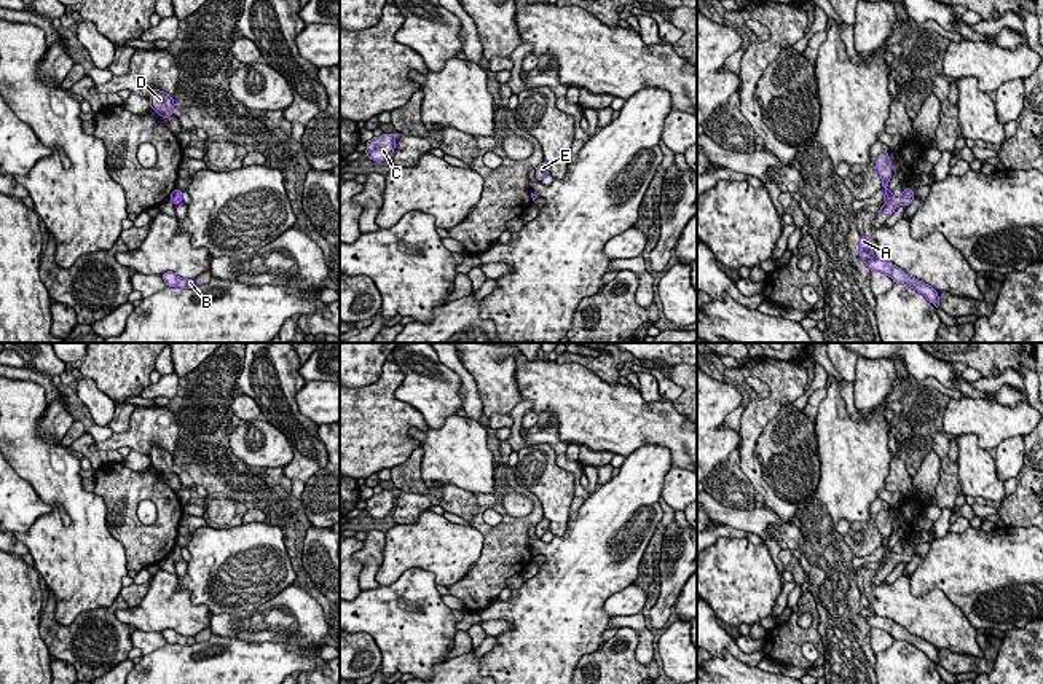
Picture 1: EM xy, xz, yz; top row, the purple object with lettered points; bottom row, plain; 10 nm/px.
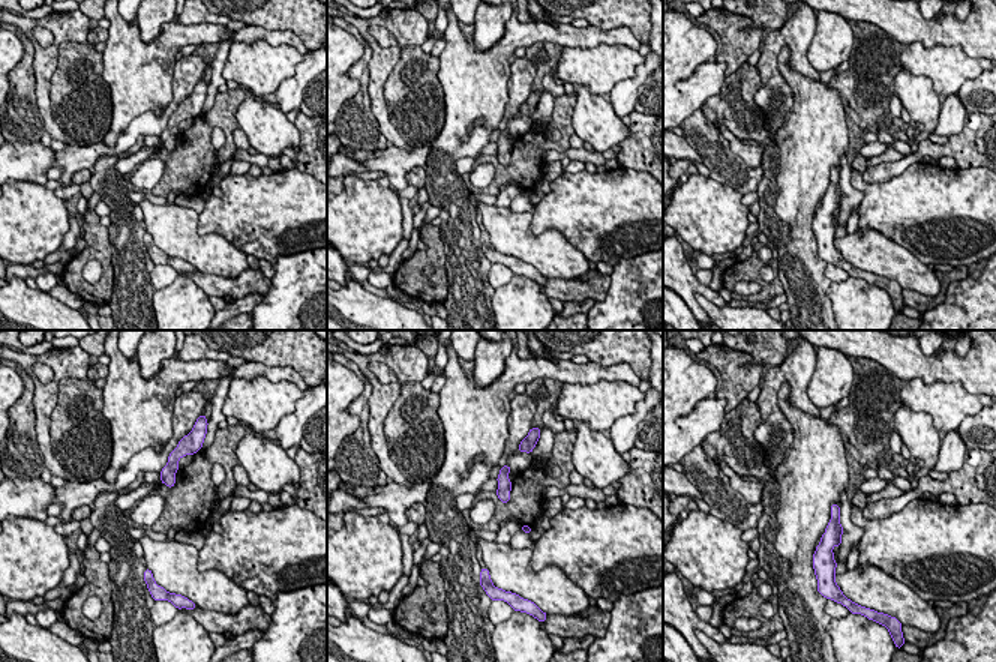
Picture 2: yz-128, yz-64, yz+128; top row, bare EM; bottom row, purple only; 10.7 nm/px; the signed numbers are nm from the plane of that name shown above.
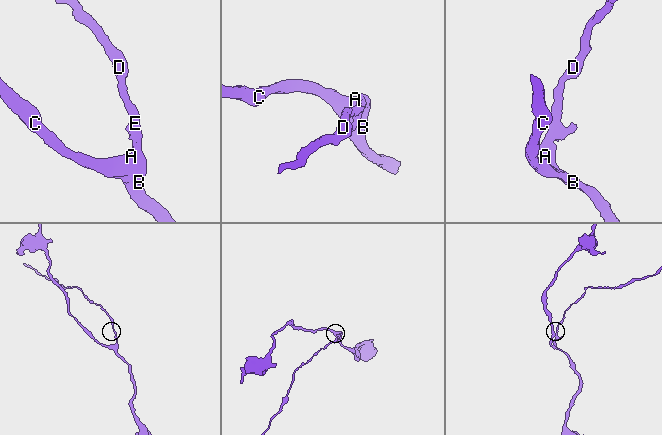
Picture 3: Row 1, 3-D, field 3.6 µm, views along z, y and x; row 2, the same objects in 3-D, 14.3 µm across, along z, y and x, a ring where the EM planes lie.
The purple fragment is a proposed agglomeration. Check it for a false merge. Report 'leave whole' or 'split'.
leave whole

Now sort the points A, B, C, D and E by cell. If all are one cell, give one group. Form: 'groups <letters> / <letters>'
groups A B C D E

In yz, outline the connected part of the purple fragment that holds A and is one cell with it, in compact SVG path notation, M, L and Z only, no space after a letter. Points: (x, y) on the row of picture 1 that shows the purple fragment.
M864 234L860 236L860 257L871 271L880 271L887 274L888 277L893 279L895 284L906 284L907 287L922 293L930 303L935 305L936 309L939 308L938 290L935 290L931 285L925 284L923 281L919 281L906 274L901 268L898 268L891 261L877 258Z

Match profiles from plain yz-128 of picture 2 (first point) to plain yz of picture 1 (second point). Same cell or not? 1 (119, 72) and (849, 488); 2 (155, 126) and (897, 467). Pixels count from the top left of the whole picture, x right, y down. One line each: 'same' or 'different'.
1: same
2: same

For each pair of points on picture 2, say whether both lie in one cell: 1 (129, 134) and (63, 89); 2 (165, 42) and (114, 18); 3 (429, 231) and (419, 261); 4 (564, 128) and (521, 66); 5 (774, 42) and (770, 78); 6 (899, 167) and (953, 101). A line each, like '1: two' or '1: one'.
1: two
2: one
3: one
4: two
5: one
6: two

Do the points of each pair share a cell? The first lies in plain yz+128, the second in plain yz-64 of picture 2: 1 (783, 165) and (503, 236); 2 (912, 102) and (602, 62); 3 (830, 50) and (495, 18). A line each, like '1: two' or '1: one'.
1: two
2: two
3: one

